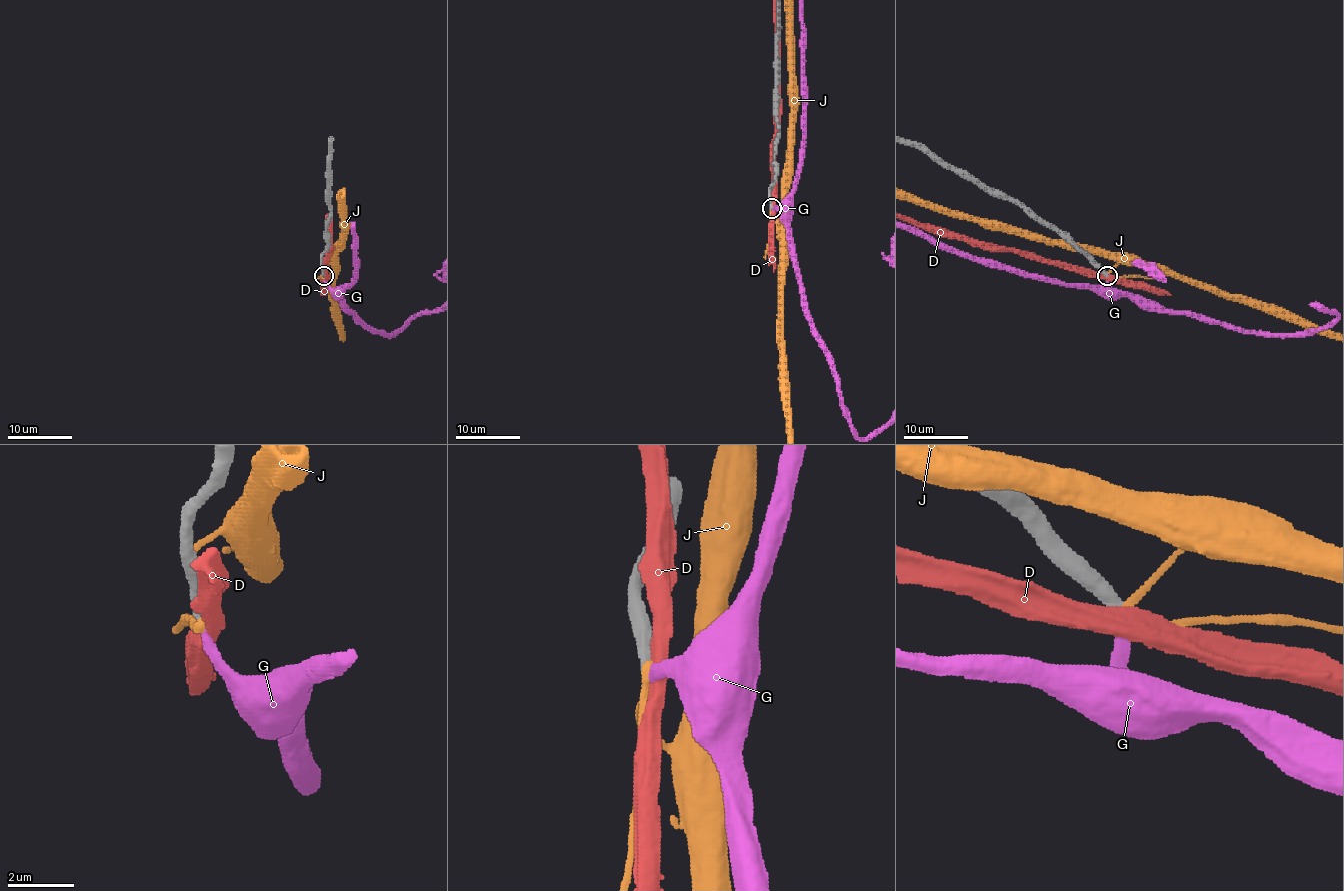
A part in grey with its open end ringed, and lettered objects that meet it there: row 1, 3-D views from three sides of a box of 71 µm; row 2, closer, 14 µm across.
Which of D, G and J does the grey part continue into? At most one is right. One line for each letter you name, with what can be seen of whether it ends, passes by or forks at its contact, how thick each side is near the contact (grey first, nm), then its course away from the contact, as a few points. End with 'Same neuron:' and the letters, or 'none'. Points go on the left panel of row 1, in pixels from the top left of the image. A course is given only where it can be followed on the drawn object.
G: It ends there. Thickness 400 nm (grey) against 320 nm
Same neuron: G

